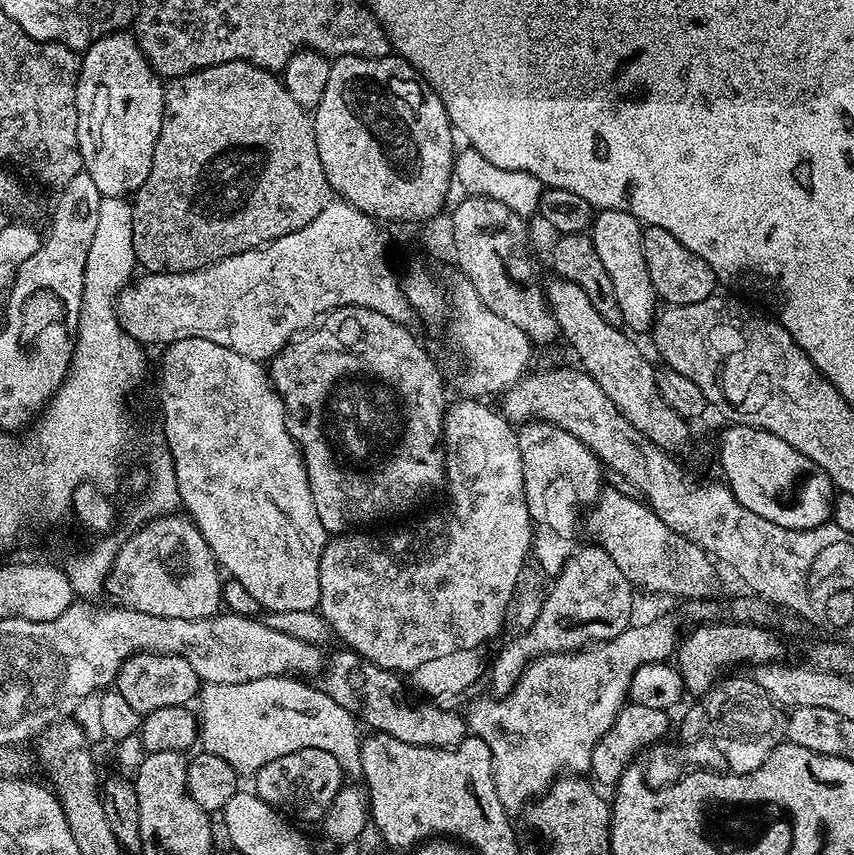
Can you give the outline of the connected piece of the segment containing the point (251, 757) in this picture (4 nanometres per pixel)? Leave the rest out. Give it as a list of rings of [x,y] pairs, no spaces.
[[[273,678],[255,680],[246,686],[233,684],[227,690],[208,690],[208,693],[205,691],[204,713],[201,711],[198,716],[198,740],[203,751],[224,759],[237,774],[255,774],[262,766],[266,766],[266,762],[282,758],[282,754],[317,748],[334,754],[345,773],[359,773],[362,732],[356,729],[358,721],[355,715],[346,711],[336,701],[335,695],[329,694],[323,687],[311,688],[308,684],[311,683],[300,678]]]

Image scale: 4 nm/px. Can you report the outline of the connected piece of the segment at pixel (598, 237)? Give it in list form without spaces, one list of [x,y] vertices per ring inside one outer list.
[[[601,209],[590,226],[592,245],[595,253],[602,259],[603,266],[614,282],[616,303],[620,305],[623,323],[629,329],[647,329],[655,321],[658,312],[658,297],[650,282],[648,267],[645,264],[643,227],[627,209]]]

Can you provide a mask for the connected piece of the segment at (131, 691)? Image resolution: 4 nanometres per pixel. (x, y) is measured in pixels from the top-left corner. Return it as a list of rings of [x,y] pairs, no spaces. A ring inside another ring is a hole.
[[[137,652],[120,667],[114,688],[127,705],[139,714],[147,714],[163,708],[183,708],[201,691],[202,682],[194,674],[194,666],[181,656],[169,656],[158,652]],[[200,688],[200,689],[199,689]]]

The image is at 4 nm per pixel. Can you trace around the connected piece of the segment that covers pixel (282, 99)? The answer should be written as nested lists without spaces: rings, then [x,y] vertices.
[[[244,60],[222,62],[209,68],[200,68],[189,72],[186,76],[174,76],[167,81],[164,89],[164,117],[162,130],[158,134],[158,142],[154,146],[154,162],[150,166],[150,174],[146,182],[134,193],[131,201],[133,210],[133,246],[136,263],[145,273],[150,272],[197,272],[207,264],[218,262],[235,252],[245,252],[251,248],[263,248],[271,240],[282,238],[286,234],[294,234],[294,230],[302,230],[330,203],[333,190],[328,185],[322,162],[318,158],[316,135],[312,125],[309,109],[304,108],[284,89],[283,79],[260,68],[257,64],[248,64]]]

